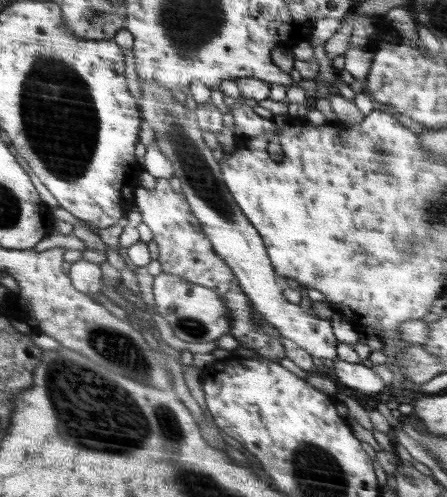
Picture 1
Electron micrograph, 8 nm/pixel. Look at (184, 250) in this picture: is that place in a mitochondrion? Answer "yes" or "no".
no

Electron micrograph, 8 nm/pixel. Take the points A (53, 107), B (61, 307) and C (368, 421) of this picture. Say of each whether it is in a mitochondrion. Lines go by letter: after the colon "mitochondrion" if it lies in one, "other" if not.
A: mitochondrion
B: other
C: other

